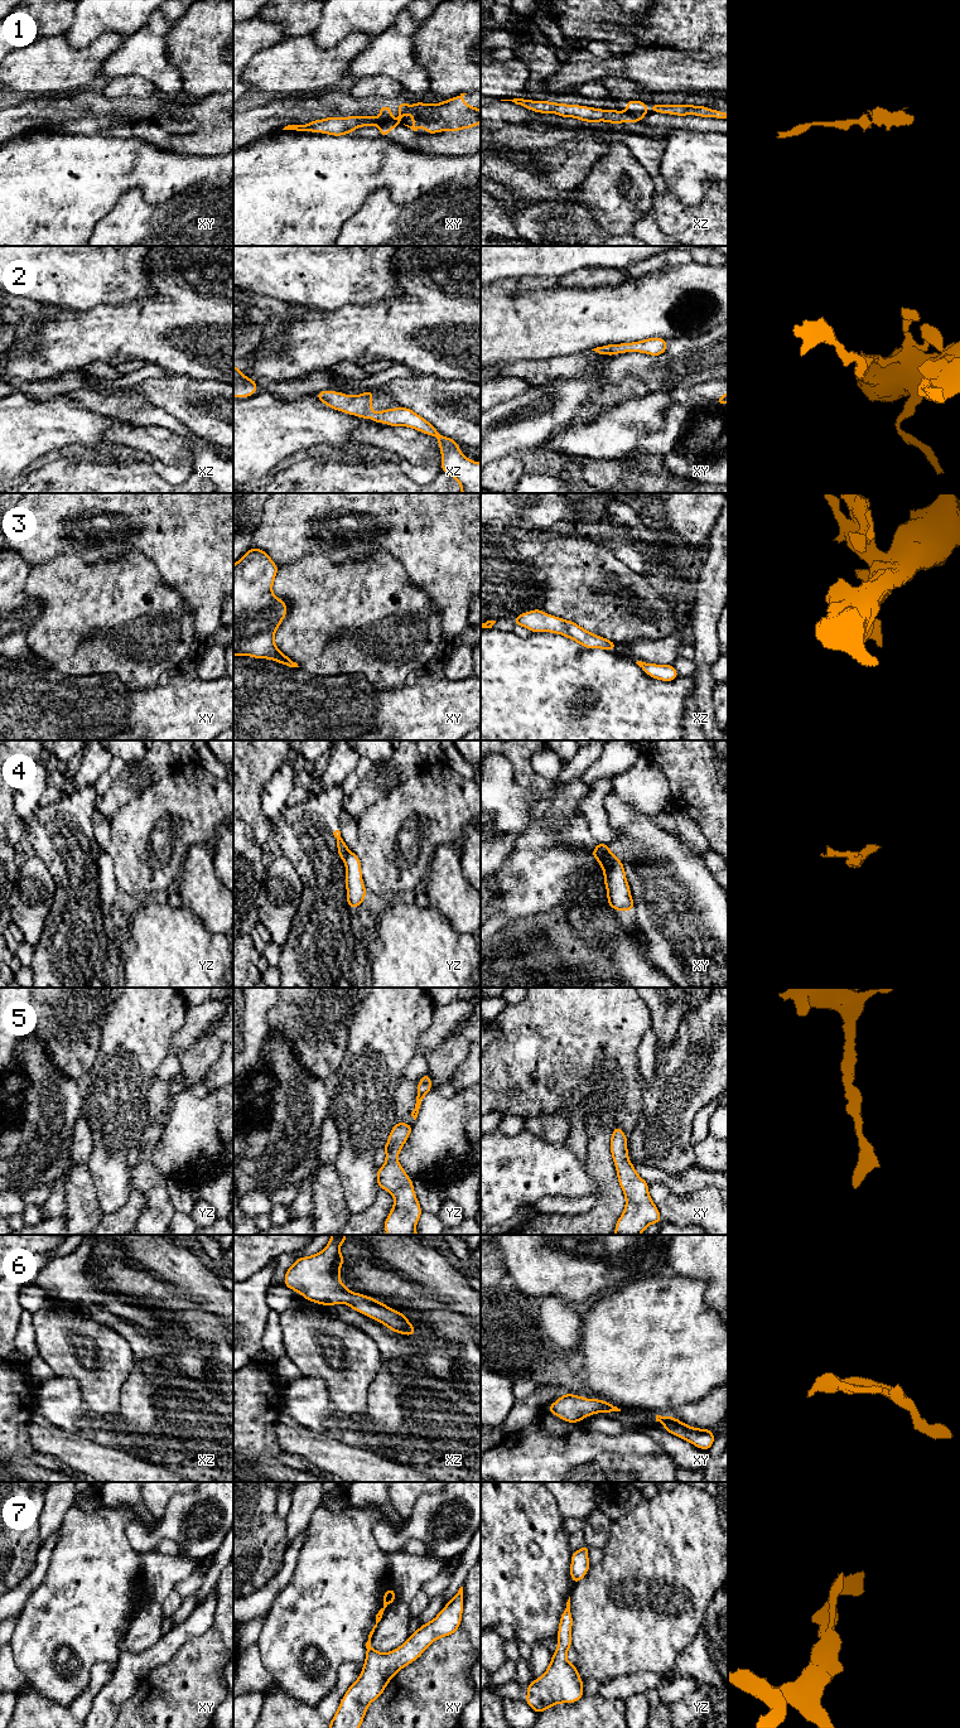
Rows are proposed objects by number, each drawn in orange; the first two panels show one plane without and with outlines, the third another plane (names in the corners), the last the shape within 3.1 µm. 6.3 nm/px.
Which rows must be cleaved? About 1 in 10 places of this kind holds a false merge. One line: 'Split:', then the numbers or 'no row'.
Split: 1, 4

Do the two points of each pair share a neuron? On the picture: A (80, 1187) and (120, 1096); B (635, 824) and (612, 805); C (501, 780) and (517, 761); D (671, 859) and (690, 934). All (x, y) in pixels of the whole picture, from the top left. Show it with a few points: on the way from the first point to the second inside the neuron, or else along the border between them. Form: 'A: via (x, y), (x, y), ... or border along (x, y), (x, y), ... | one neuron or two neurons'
A: border along (87, 1164), (96, 1196) | two neurons
B: via (630, 823), (617, 810) | one neuron
C: border along (496, 753), (510, 762), (512, 778), (525, 790) | two neurons
D: via (671, 878), (671, 888), (683, 915) | one neuron

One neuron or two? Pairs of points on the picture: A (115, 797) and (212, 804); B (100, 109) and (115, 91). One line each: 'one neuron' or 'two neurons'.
A: two neurons
B: two neurons

